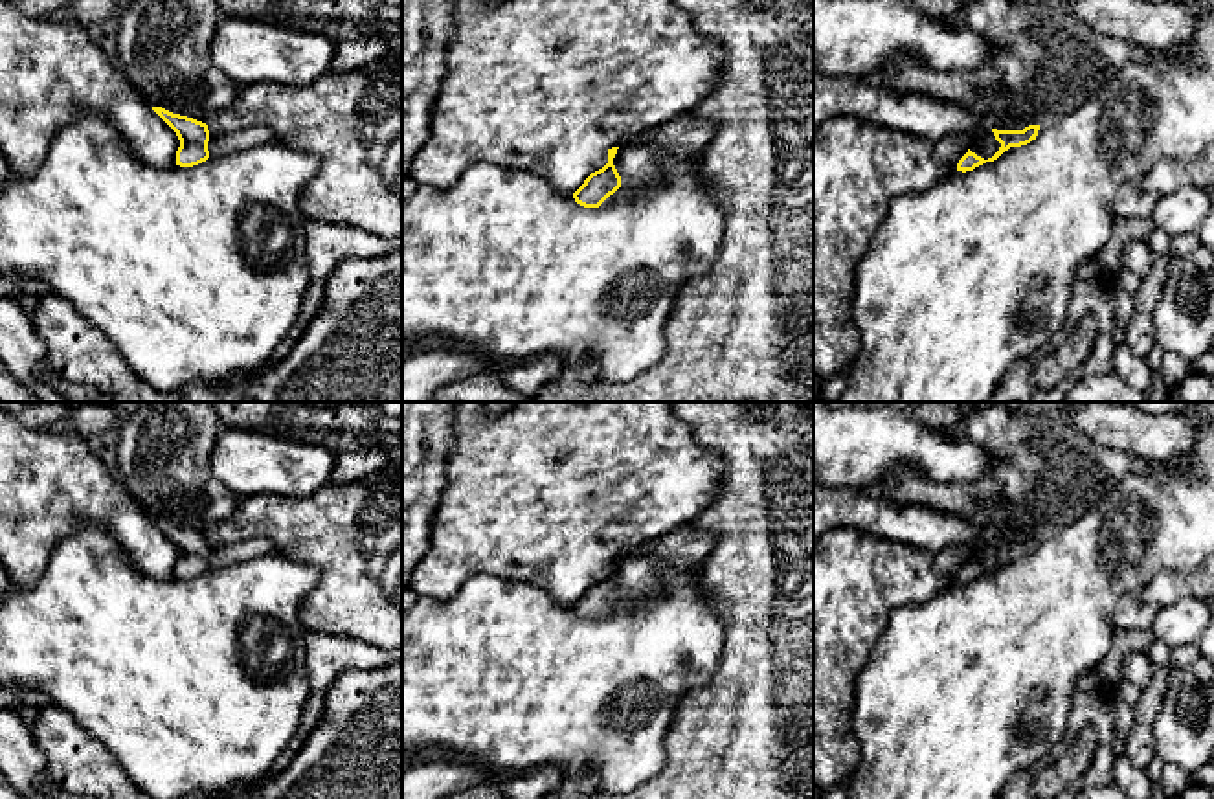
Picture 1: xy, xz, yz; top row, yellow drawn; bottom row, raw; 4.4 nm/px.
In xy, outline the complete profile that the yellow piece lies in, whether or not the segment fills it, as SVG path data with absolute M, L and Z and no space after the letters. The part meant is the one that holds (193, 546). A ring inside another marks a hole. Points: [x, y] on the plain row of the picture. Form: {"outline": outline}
{"outline": "M162 518L152 522L176 544L180 558L176 577L193 579L209 568L224 568L246 562L275 551L270 538L246 538L233 544L209 544L208 536L187 527L173 525Z"}

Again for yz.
{"outline": "M1029 536L1023 542L992 540L970 551L968 564L959 571L957 582L973 582L975 579L997 571L1010 558L1021 558L1036 551L1040 536Z"}

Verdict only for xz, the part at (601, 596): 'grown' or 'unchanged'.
grown

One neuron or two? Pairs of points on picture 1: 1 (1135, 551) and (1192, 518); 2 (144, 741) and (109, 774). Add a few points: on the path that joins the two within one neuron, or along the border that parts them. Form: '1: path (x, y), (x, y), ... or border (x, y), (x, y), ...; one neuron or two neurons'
1: path (1150, 542), (1178, 518); one neuron
2: border (89, 733), (111, 752), (133, 779); two neurons

